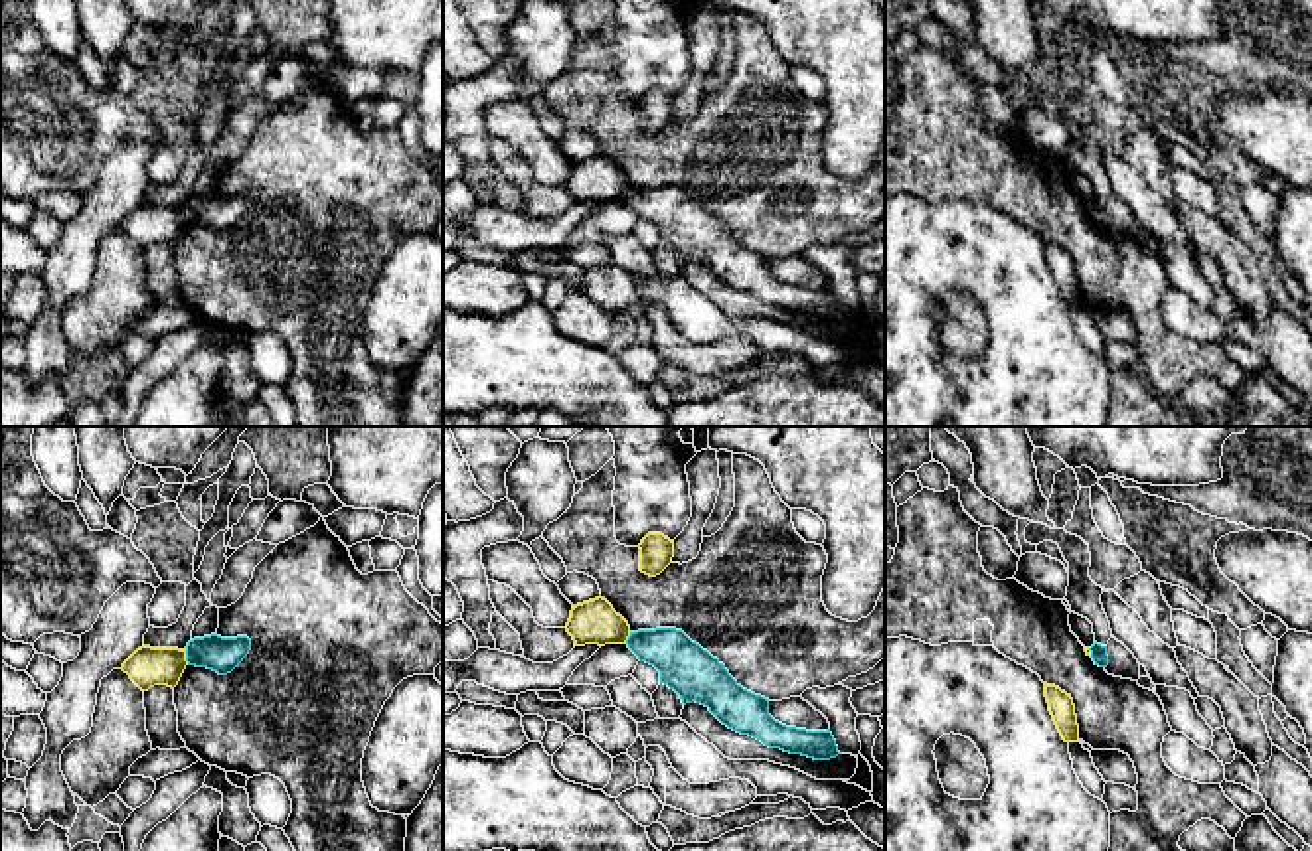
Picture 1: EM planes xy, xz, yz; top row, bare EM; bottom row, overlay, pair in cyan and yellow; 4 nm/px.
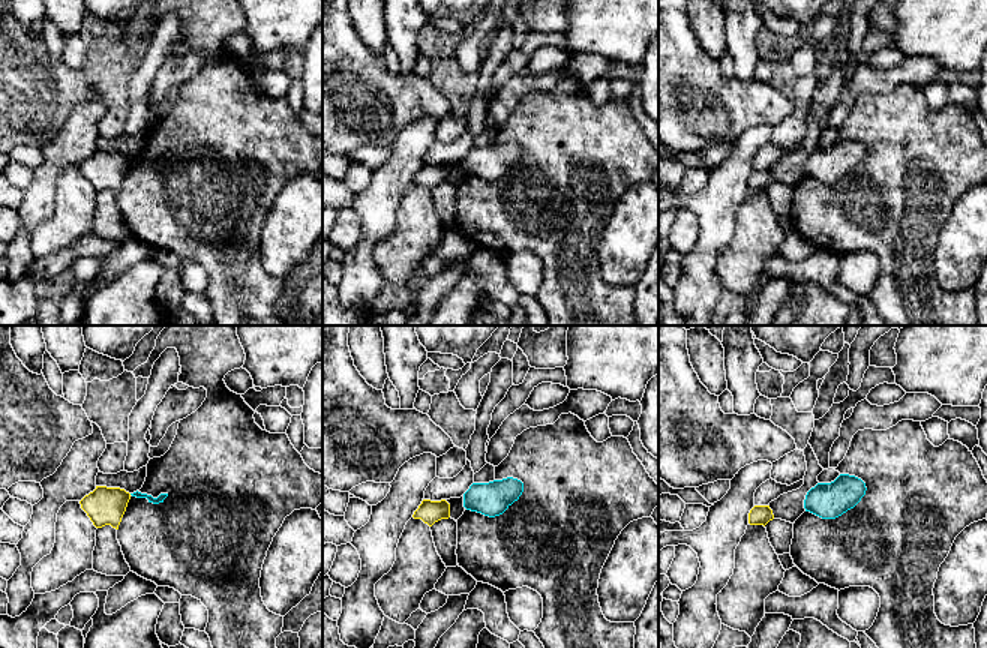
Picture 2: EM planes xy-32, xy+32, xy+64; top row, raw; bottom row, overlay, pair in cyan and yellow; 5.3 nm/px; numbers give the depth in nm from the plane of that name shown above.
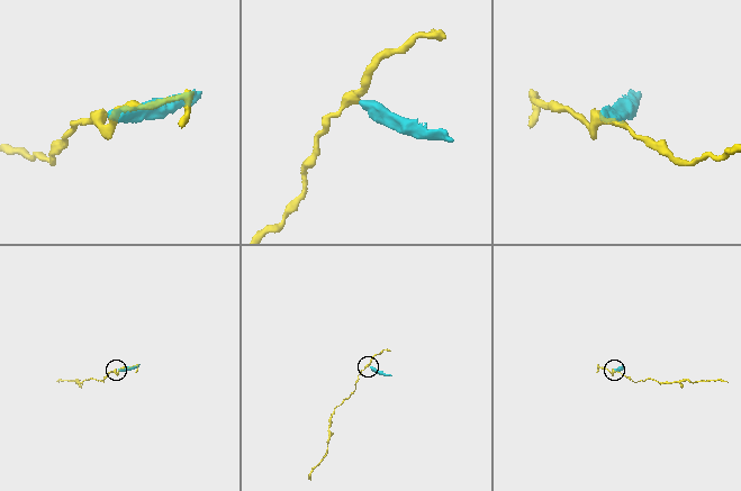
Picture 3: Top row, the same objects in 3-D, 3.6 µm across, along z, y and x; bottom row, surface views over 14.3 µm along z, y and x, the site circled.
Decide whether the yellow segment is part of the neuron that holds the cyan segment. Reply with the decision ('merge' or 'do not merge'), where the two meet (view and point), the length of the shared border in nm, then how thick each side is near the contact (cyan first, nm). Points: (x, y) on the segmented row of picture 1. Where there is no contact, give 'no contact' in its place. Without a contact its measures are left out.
do not merge | xy (186, 658) | 70 nm | 140/160 nm

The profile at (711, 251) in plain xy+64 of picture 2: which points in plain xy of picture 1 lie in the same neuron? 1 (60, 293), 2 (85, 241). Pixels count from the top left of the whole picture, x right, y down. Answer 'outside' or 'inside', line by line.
1: inside
2: inside

